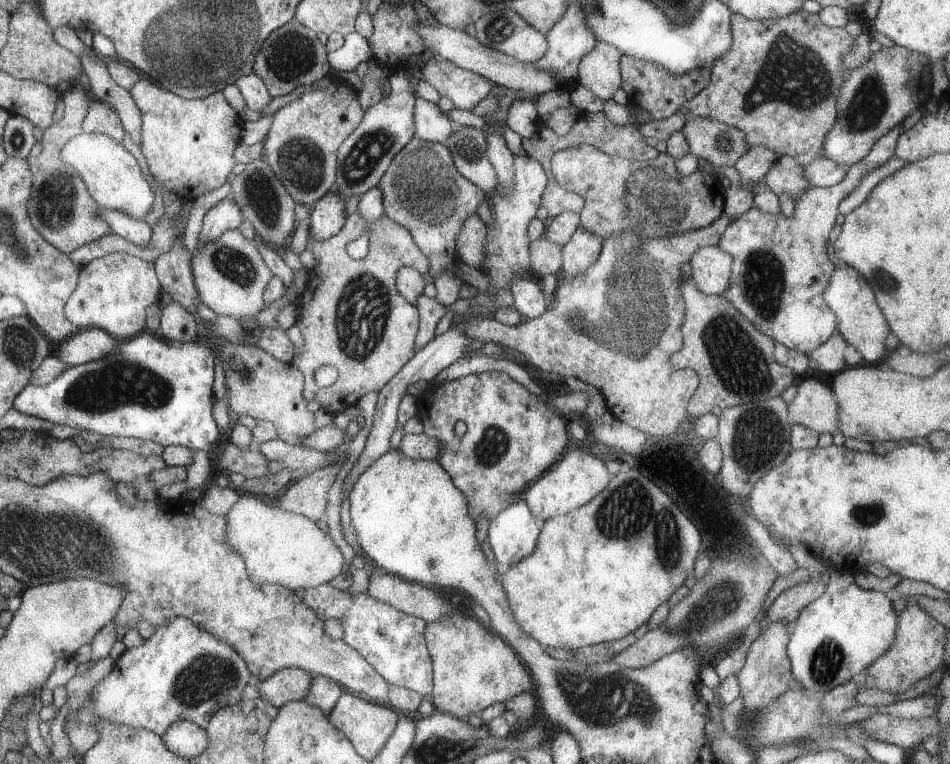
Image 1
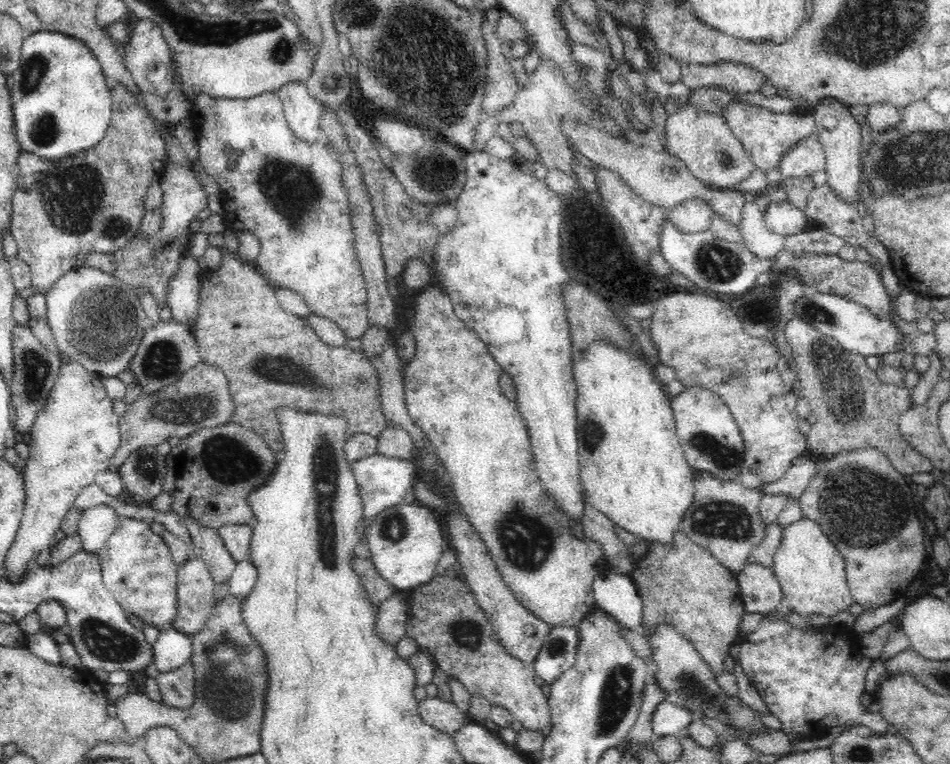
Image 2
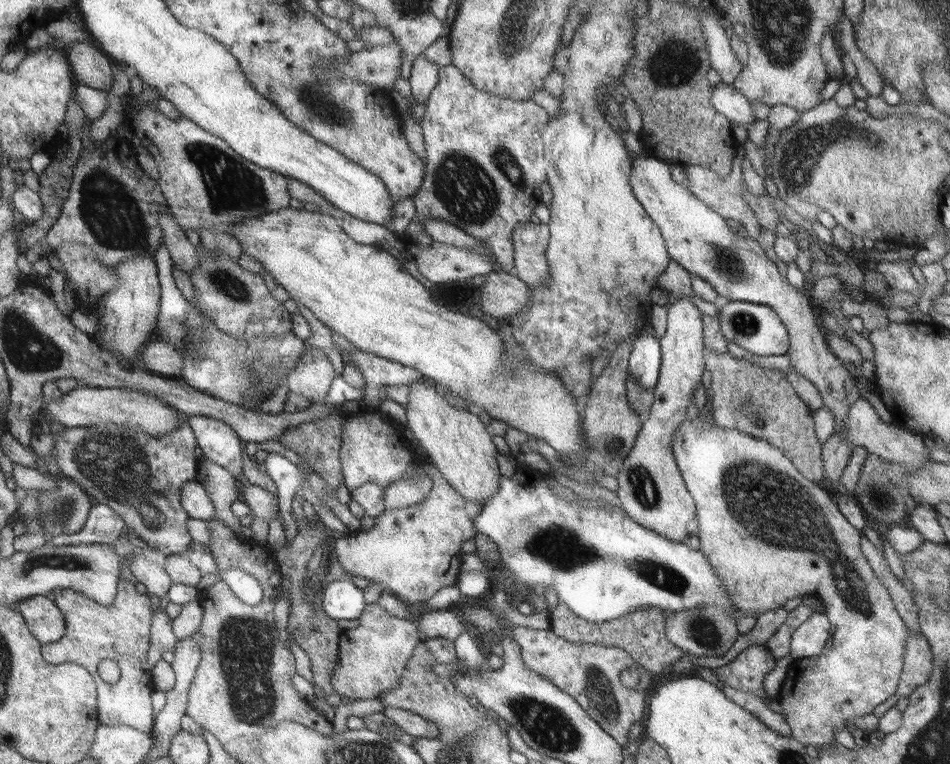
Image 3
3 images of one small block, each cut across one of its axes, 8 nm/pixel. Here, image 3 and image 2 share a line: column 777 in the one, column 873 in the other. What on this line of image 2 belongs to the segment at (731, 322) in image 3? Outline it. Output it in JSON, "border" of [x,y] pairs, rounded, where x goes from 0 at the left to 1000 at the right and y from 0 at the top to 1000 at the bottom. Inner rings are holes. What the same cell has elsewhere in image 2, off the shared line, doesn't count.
{"border":[[[859,382],[848,385],[836,395],[836,411],[838,411],[838,416],[857,427],[865,440],[880,445],[895,463],[905,463],[909,469],[939,463],[943,458],[943,448],[952,450],[956,455],[956,450],[947,440],[945,429],[937,427],[937,421],[933,416],[922,419],[914,403],[899,398],[886,387],[872,387],[872,385],[859,385]]]}

